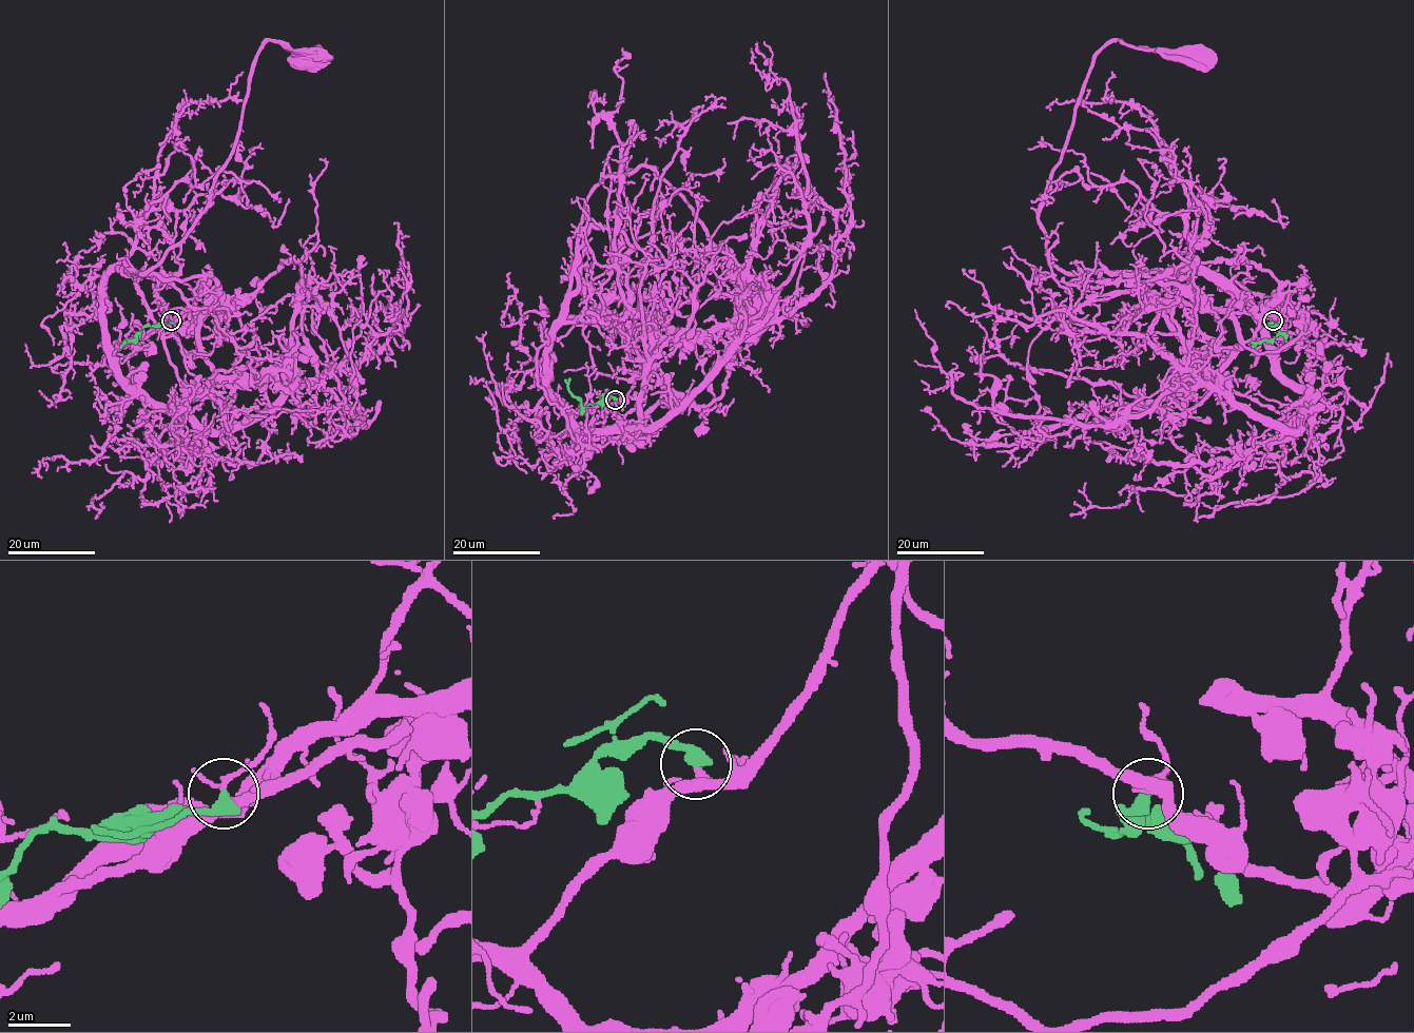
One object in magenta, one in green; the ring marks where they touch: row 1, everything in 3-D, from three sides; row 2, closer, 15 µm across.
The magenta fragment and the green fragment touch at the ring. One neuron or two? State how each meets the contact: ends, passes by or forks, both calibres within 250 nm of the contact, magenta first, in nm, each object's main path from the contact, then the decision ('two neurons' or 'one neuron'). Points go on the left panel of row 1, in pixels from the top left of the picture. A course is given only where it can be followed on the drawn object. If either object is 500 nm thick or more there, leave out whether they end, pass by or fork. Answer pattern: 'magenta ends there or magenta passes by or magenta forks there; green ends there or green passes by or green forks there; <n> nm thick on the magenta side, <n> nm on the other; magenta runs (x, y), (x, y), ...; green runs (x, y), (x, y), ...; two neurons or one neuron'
magenta forks there; green ends there; 110 nm thick on the magenta side, 440 nm on the other; magenta runs (171, 319), (202, 312), (217, 281), (135, 272), (149, 272), (209, 200), (258, 50), (275, 40), (310, 55); green runs (171, 320), (146, 326), (135, 338), (123, 342), (121, 346); two neurons

